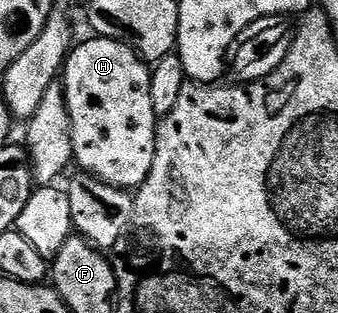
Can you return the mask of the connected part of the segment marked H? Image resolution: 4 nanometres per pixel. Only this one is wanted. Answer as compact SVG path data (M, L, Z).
M91 36L88 42L80 46L78 43L68 54L61 71L61 81L69 108L74 165L79 166L82 173L92 174L122 190L134 191L149 176L155 155L157 115L153 112L153 100L149 100L151 71L148 63L124 42Z

